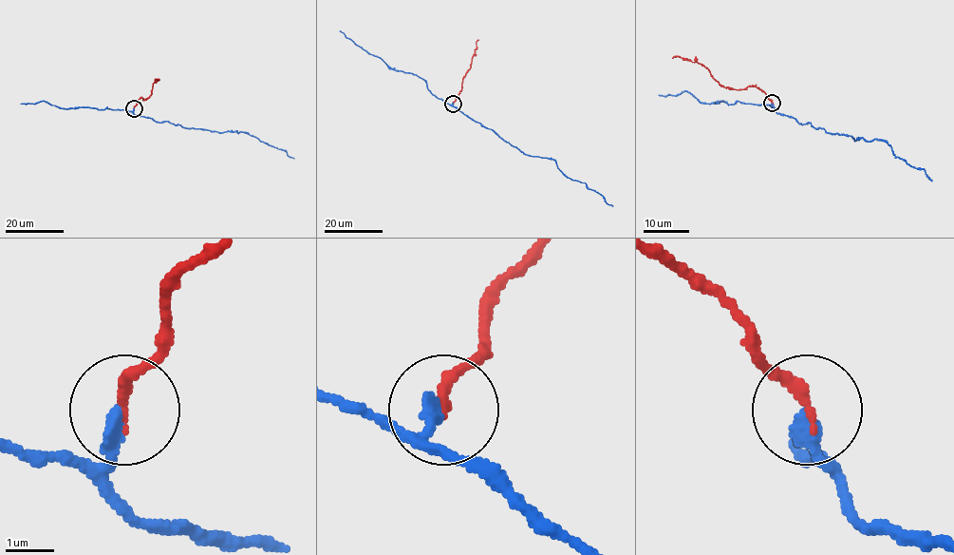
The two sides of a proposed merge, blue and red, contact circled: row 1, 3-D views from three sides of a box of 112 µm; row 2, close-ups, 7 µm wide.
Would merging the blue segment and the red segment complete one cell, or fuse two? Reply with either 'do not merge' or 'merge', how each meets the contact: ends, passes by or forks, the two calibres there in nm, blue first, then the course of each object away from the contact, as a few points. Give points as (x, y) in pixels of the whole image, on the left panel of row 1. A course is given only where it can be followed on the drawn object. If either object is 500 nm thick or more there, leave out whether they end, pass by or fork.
do not merge | blue ends | red ends | 320/240 nm | blue via (134, 108), (135, 114), (187, 128), (246, 132), (286, 151), (293, 158) | red via (134, 108), (140, 98), (144, 100), (151, 94), (153, 85), (159, 80)

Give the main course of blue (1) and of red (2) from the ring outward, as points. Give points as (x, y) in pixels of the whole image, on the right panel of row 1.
1: (772, 102), (776, 112), (800, 124), (854, 140), (883, 140), (894, 156), (923, 169), (932, 181)
2: (772, 102), (756, 86), (730, 89), (716, 81), (703, 66), (686, 59), (672, 58)

